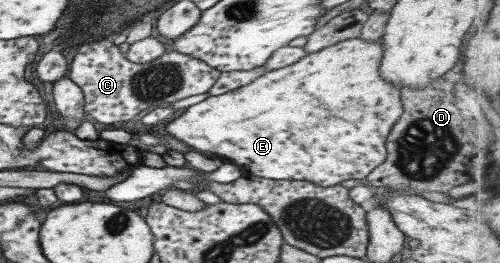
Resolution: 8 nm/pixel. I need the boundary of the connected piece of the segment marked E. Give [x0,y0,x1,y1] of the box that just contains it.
[166,38,402,188]

